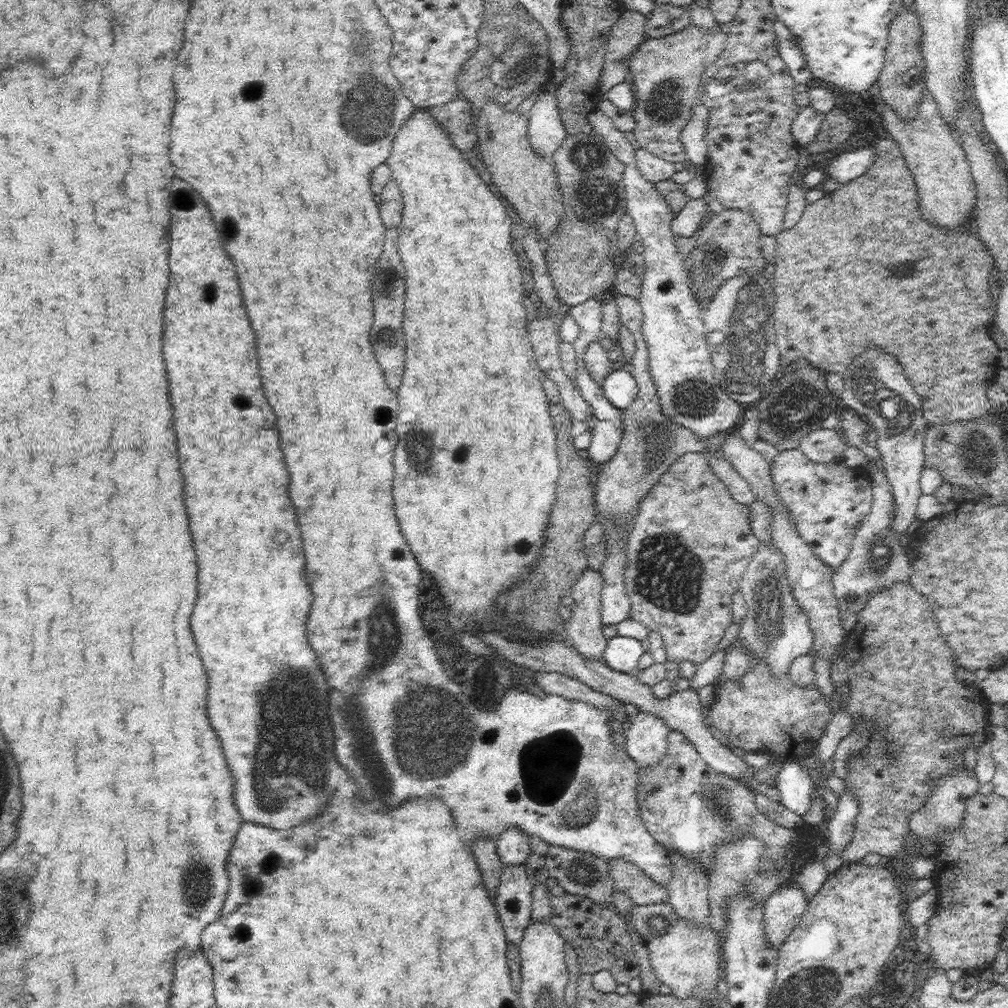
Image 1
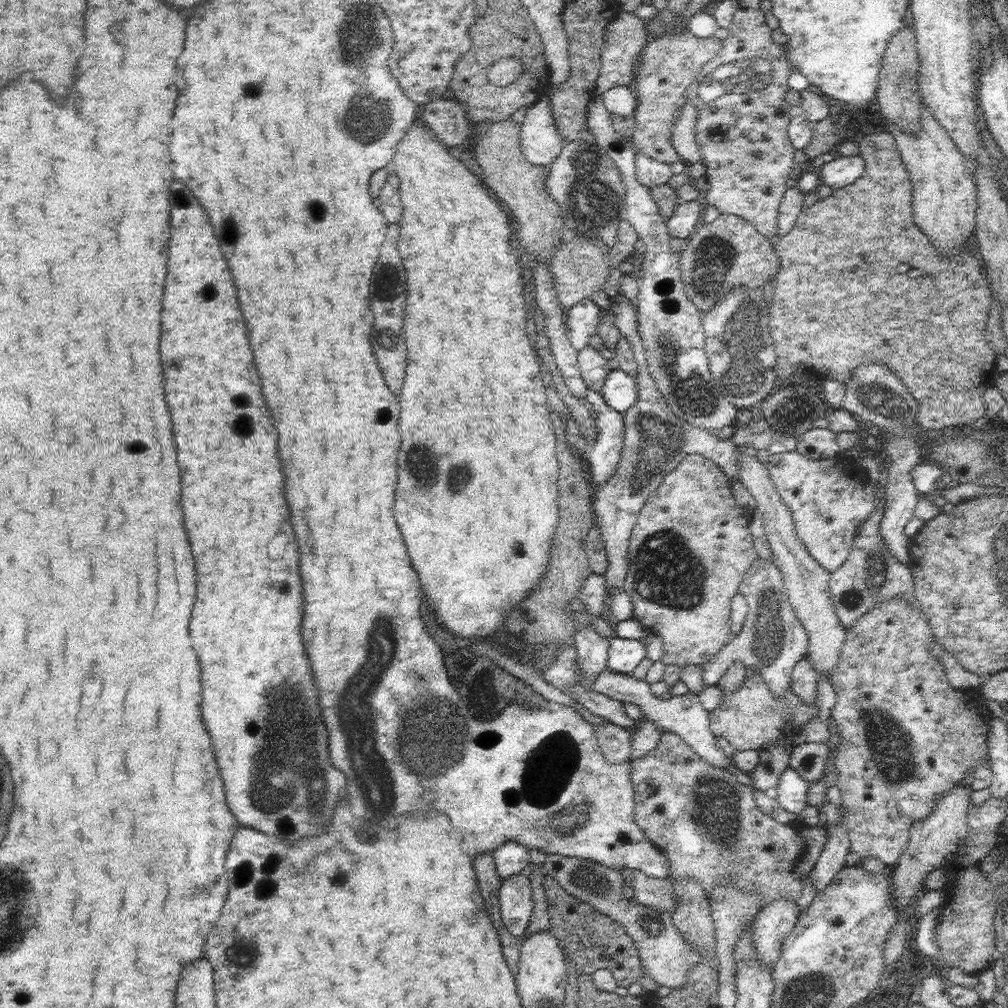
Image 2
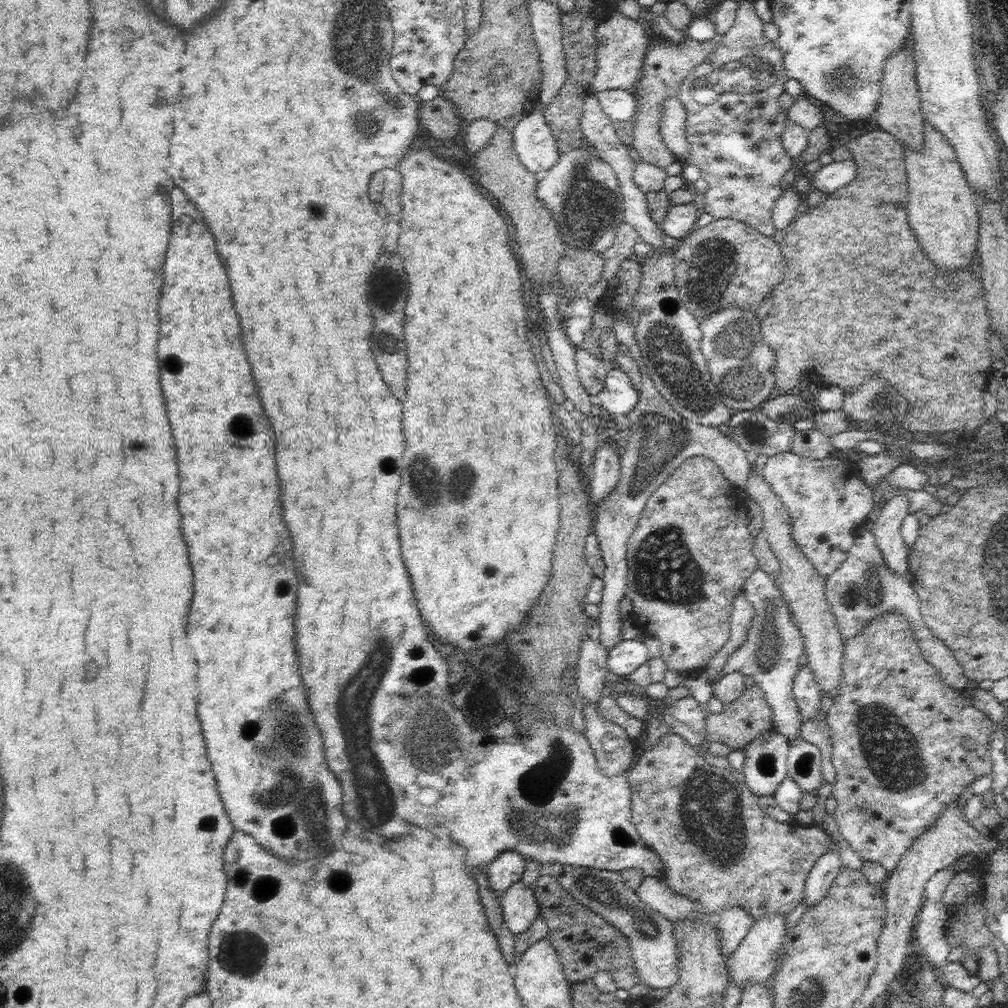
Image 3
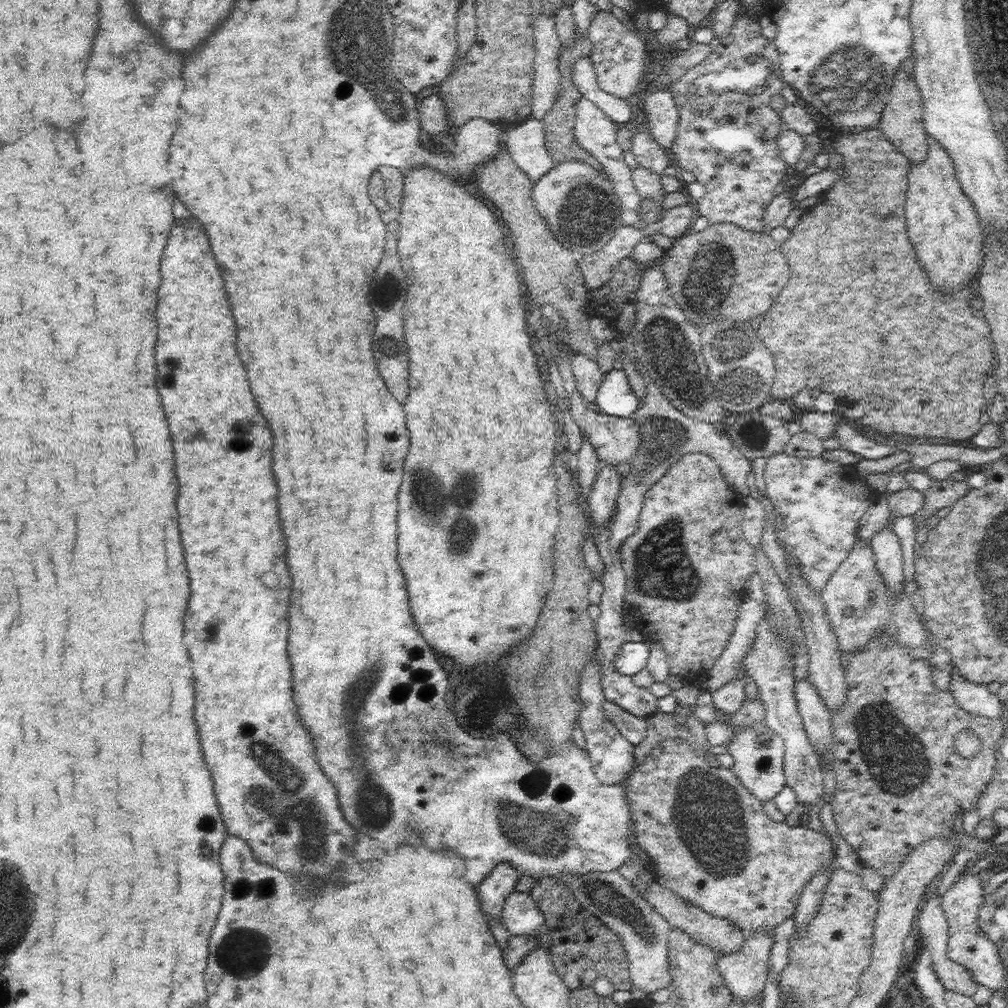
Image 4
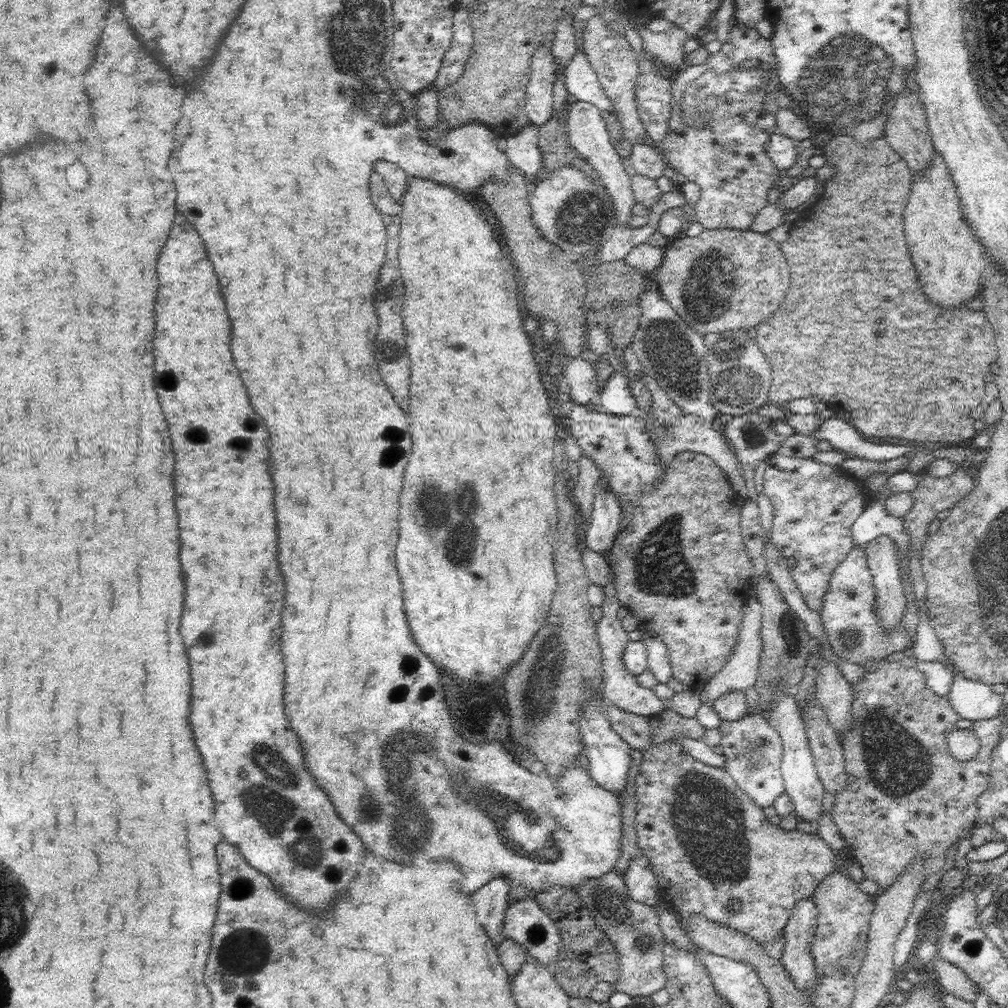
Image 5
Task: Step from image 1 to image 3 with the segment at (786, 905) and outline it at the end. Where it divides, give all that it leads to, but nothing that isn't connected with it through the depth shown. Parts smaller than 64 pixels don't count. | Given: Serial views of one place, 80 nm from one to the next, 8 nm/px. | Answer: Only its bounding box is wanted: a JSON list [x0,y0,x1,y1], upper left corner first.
[727,912,787,988]

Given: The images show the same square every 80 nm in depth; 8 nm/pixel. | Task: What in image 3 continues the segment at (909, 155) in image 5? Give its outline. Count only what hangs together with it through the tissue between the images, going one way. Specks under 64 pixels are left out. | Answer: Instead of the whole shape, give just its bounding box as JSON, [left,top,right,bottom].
[873,48,924,149]

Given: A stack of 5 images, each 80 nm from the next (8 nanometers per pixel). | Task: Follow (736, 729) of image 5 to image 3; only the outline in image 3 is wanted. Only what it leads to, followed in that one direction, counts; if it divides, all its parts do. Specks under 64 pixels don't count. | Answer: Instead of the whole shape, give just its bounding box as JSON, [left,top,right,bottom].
[739,730,789,797]

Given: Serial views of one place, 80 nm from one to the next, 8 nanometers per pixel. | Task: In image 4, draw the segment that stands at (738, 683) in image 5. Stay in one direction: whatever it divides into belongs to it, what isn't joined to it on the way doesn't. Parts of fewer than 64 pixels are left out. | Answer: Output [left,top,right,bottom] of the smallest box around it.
[706,596,766,694]

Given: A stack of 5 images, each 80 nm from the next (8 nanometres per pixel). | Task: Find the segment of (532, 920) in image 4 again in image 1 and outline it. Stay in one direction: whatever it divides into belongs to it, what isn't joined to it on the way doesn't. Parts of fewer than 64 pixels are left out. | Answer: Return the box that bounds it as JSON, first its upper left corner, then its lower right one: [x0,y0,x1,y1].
[495,864,532,945]

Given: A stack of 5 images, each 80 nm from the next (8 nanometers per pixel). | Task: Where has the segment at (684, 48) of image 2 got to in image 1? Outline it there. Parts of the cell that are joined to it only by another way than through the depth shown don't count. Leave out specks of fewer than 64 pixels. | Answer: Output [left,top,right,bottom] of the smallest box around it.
[629,22,728,165]

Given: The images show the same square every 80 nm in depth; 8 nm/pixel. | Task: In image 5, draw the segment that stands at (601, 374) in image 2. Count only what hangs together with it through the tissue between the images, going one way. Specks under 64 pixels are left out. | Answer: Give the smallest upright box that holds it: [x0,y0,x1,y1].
[558,357,599,405]

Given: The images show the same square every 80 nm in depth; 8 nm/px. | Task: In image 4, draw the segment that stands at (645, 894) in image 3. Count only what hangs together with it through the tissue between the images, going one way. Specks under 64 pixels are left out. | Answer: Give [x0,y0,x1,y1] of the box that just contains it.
[646,880,746,955]

